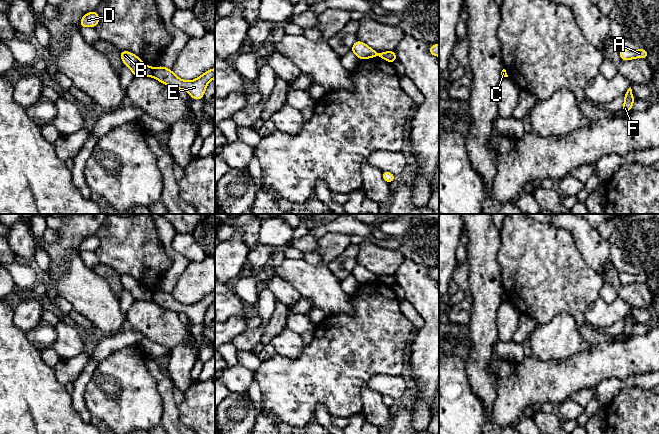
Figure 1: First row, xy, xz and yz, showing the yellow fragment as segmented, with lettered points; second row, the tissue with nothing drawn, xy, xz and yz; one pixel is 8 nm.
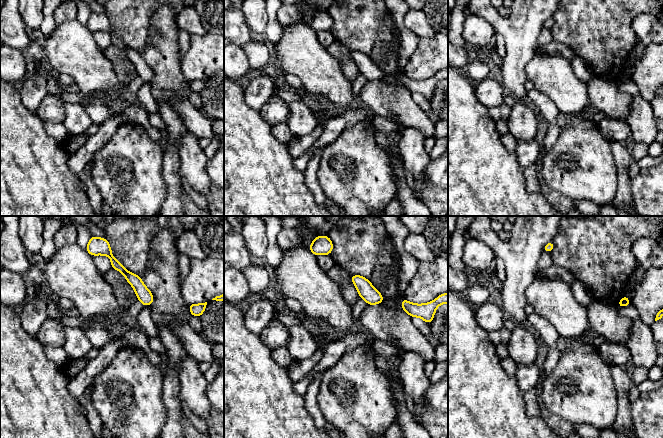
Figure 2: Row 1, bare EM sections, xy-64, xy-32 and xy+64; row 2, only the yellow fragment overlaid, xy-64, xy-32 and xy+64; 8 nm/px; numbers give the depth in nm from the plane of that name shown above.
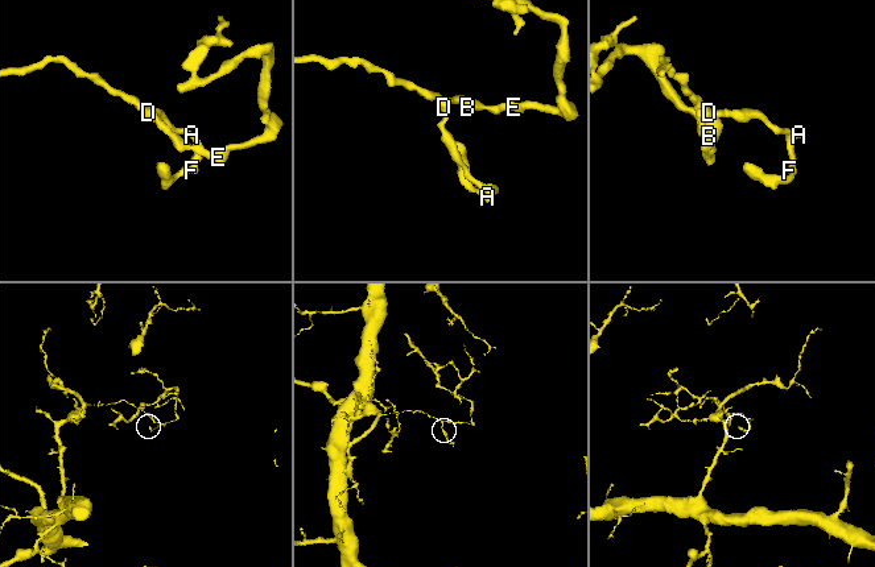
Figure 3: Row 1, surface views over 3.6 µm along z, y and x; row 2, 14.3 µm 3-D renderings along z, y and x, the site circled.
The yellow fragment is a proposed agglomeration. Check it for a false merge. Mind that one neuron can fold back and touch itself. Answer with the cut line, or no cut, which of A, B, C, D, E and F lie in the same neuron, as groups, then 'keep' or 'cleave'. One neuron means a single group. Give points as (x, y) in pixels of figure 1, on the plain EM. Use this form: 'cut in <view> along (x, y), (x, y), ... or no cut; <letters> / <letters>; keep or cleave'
cut in xy along (154, 293), (152, 299); A B D F / C E; cleave

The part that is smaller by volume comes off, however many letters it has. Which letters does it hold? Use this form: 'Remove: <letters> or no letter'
Remove: C, E

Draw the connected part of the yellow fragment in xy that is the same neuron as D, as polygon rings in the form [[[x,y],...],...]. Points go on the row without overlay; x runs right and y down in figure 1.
[[[96,235],[85,238],[80,244],[80,252],[95,251],[100,246],[100,241]]]

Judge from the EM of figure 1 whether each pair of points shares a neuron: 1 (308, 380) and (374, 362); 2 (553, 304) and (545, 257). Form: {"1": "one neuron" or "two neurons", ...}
{"1": "one neuron", "2": "one neuron"}

